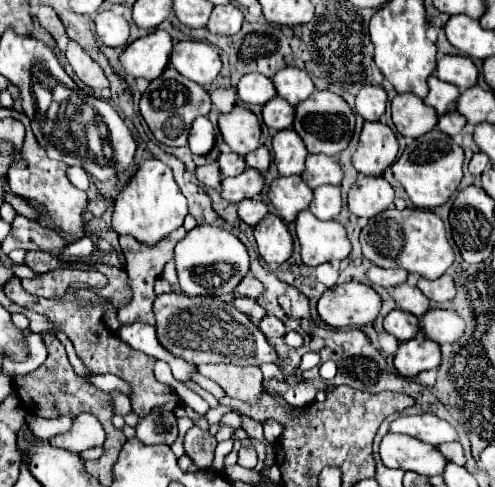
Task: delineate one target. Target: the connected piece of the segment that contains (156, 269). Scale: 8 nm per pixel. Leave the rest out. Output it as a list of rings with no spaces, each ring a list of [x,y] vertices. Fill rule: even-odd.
[[[181,226],[177,228],[175,232],[171,232],[169,236],[165,236],[161,240],[161,244],[153,246],[153,248],[147,248],[143,244],[137,244],[135,238],[129,238],[129,236],[119,236],[119,244],[121,244],[121,250],[123,250],[123,256],[125,256],[125,272],[129,276],[129,284],[131,284],[131,302],[127,302],[123,308],[119,308],[117,312],[117,318],[121,324],[131,324],[131,322],[147,322],[147,324],[155,324],[155,316],[153,316],[153,300],[155,300],[155,292],[153,292],[153,284],[157,280],[157,276],[161,274],[163,266],[173,258],[173,248],[179,240],[183,240],[187,236],[187,230]]]

